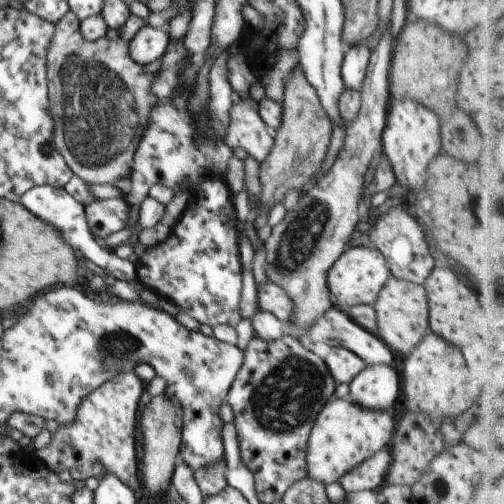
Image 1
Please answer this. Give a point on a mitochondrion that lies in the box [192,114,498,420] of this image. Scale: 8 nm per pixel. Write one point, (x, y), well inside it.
(299, 237)

